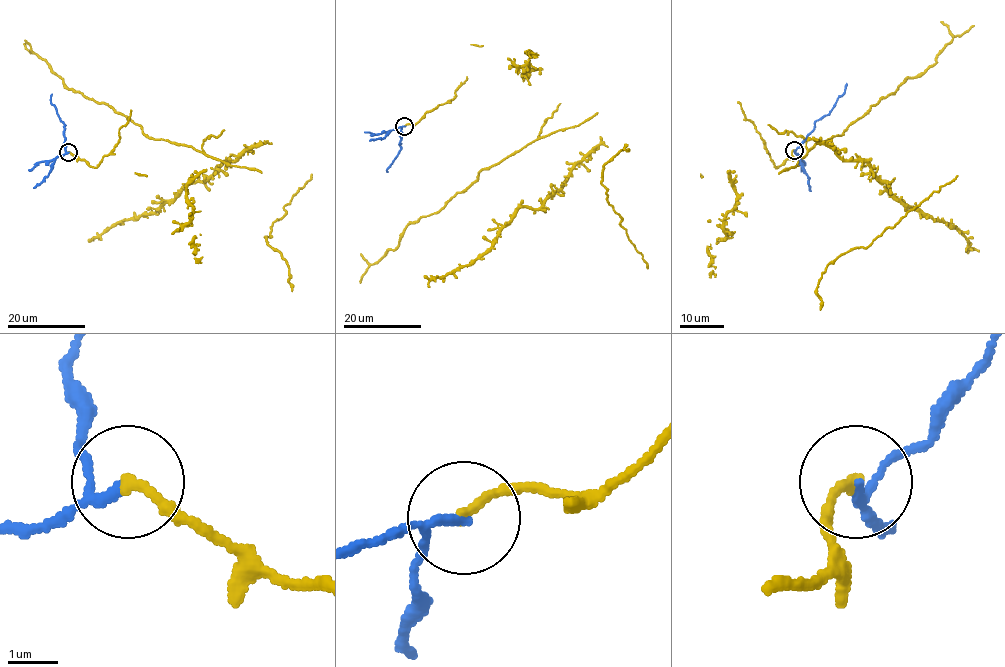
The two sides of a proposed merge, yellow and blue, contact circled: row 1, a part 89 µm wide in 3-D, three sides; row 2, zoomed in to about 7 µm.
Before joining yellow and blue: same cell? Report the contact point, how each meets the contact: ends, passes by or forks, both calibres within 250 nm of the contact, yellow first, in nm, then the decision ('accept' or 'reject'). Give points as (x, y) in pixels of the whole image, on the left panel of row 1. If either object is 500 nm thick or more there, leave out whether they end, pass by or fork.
at (68, 152); yellow ends there; blue passes by; 200 nm thick on the yellow side, 150 nm on the other; reject

